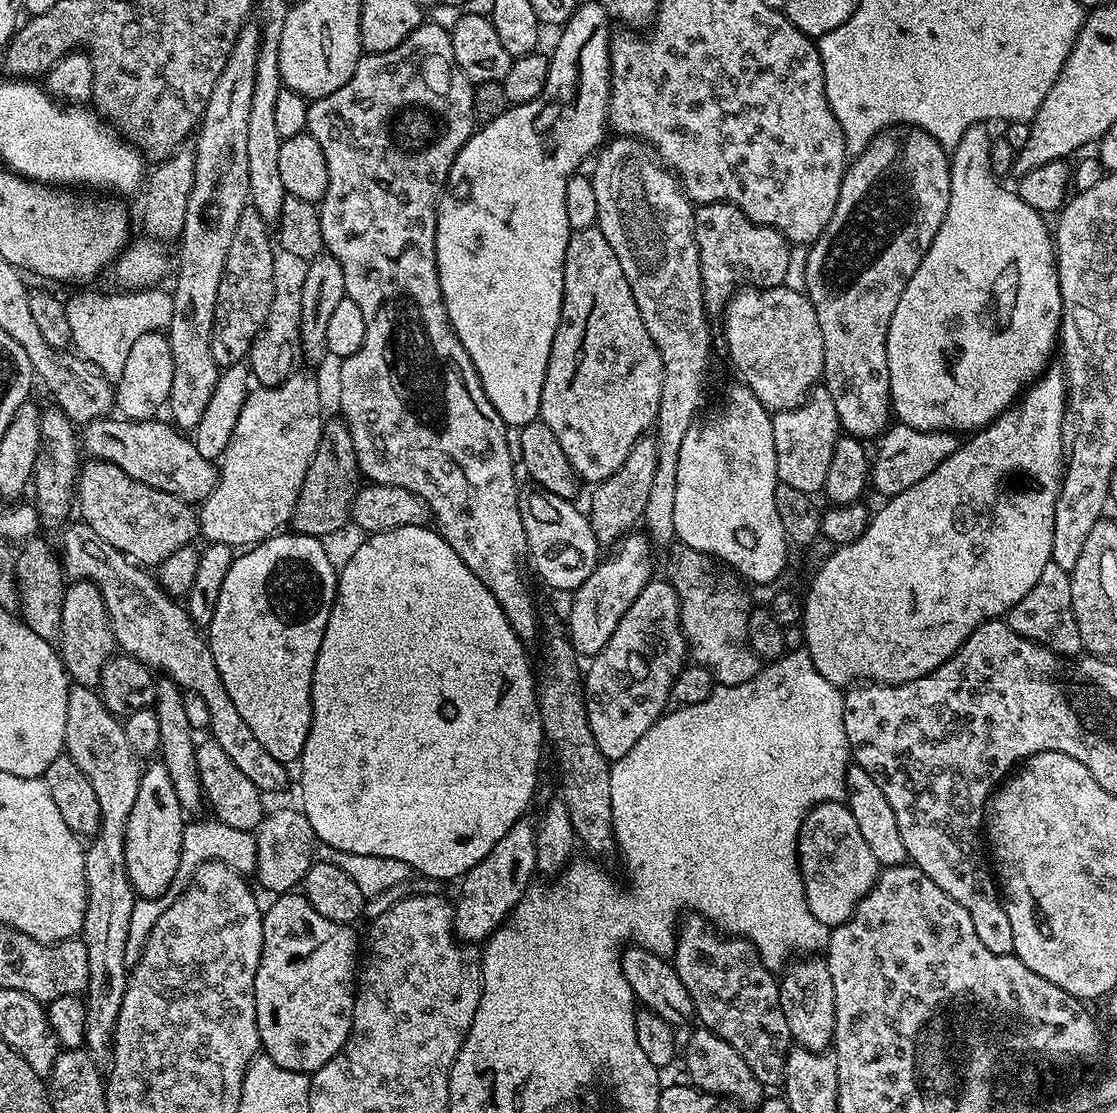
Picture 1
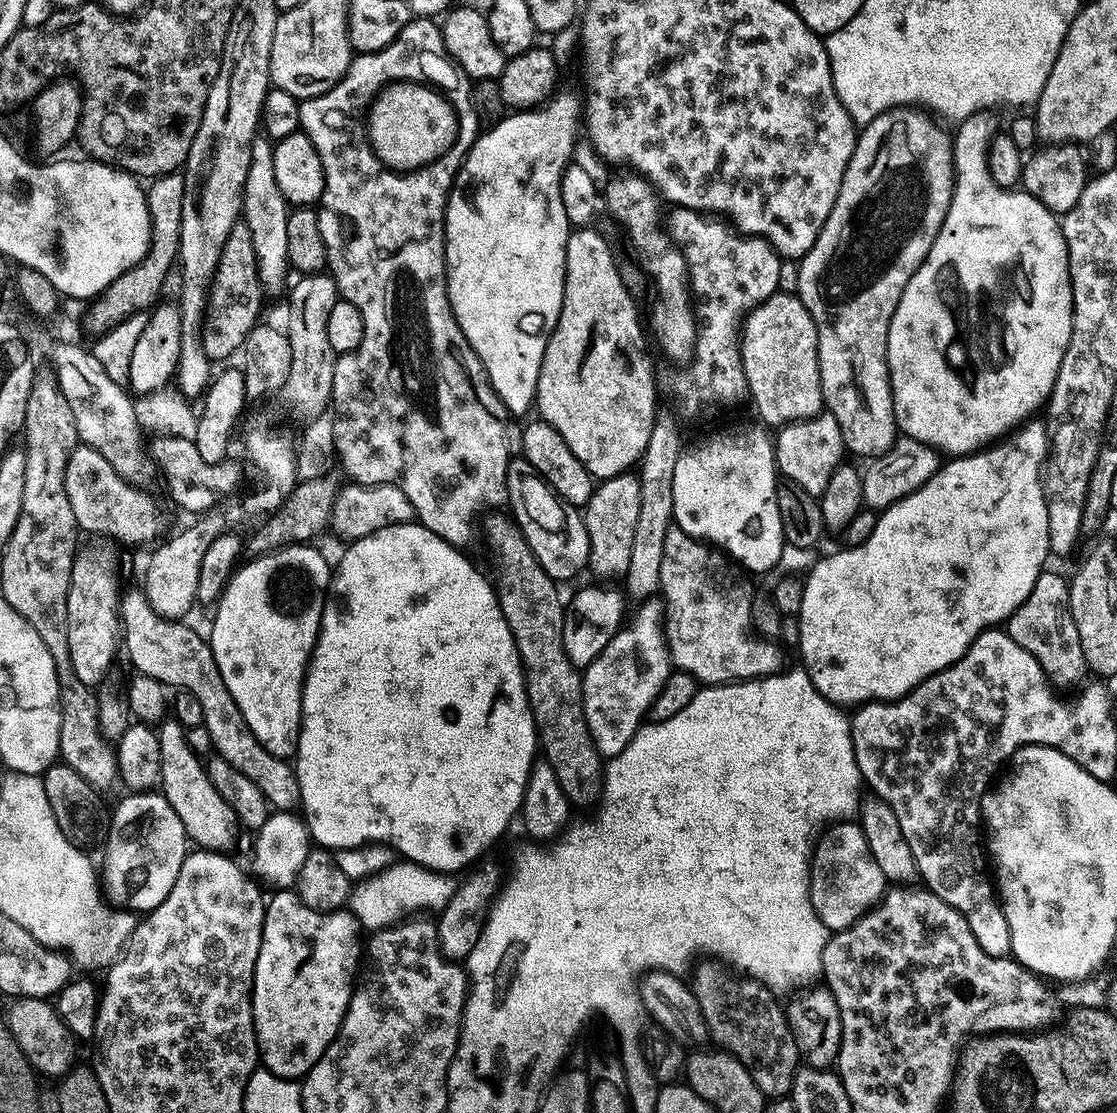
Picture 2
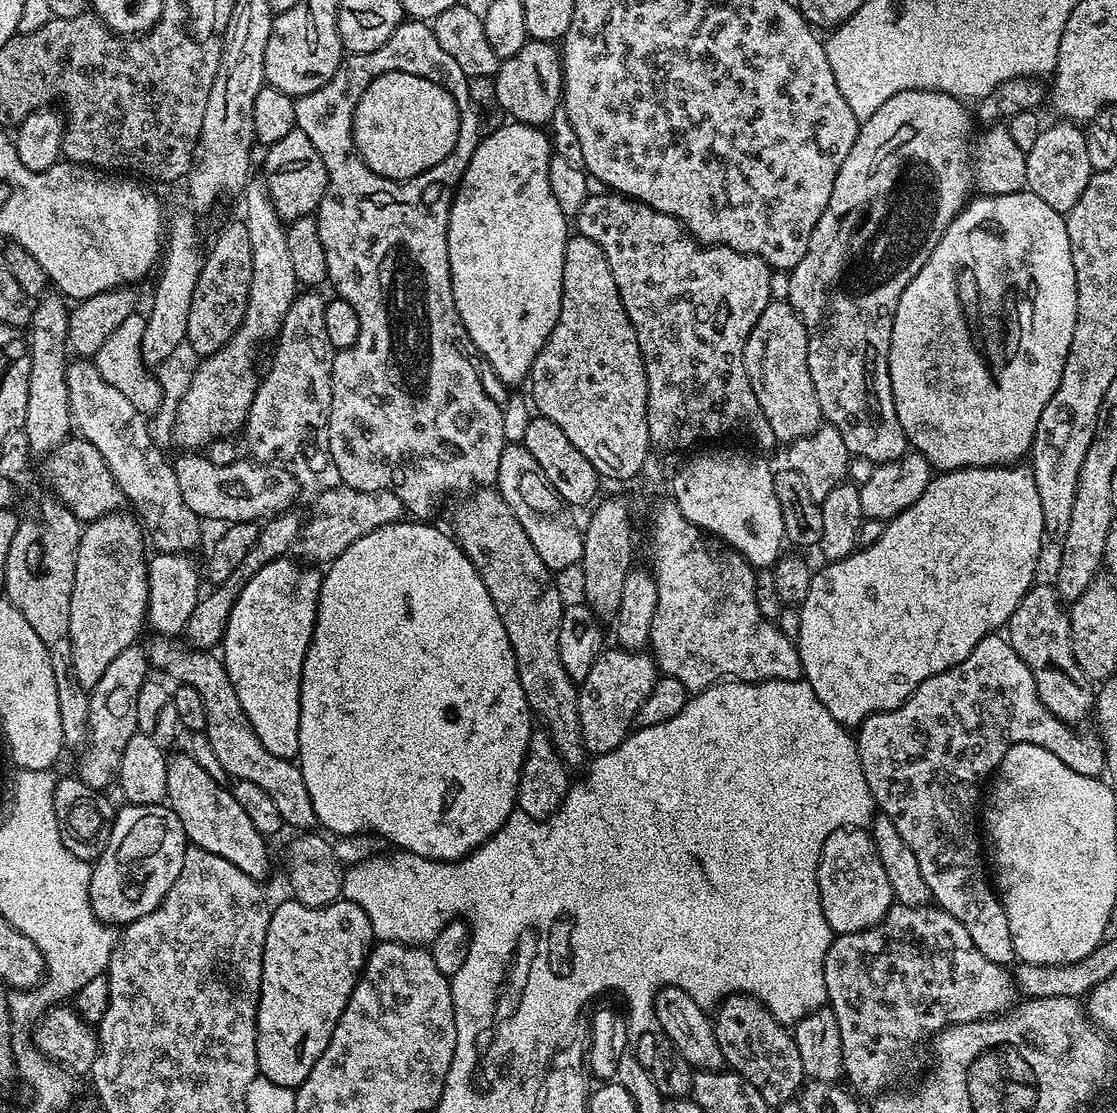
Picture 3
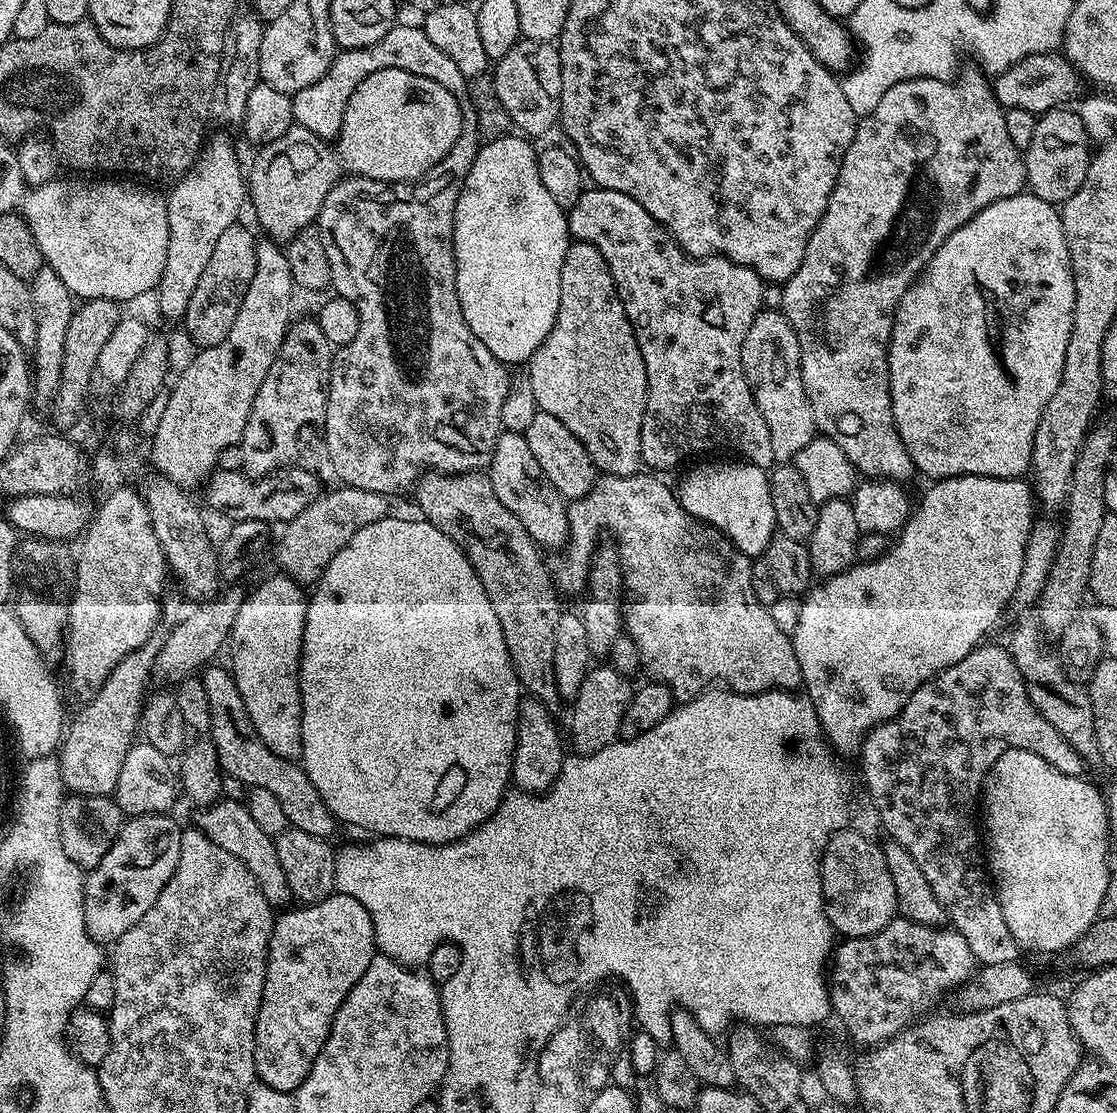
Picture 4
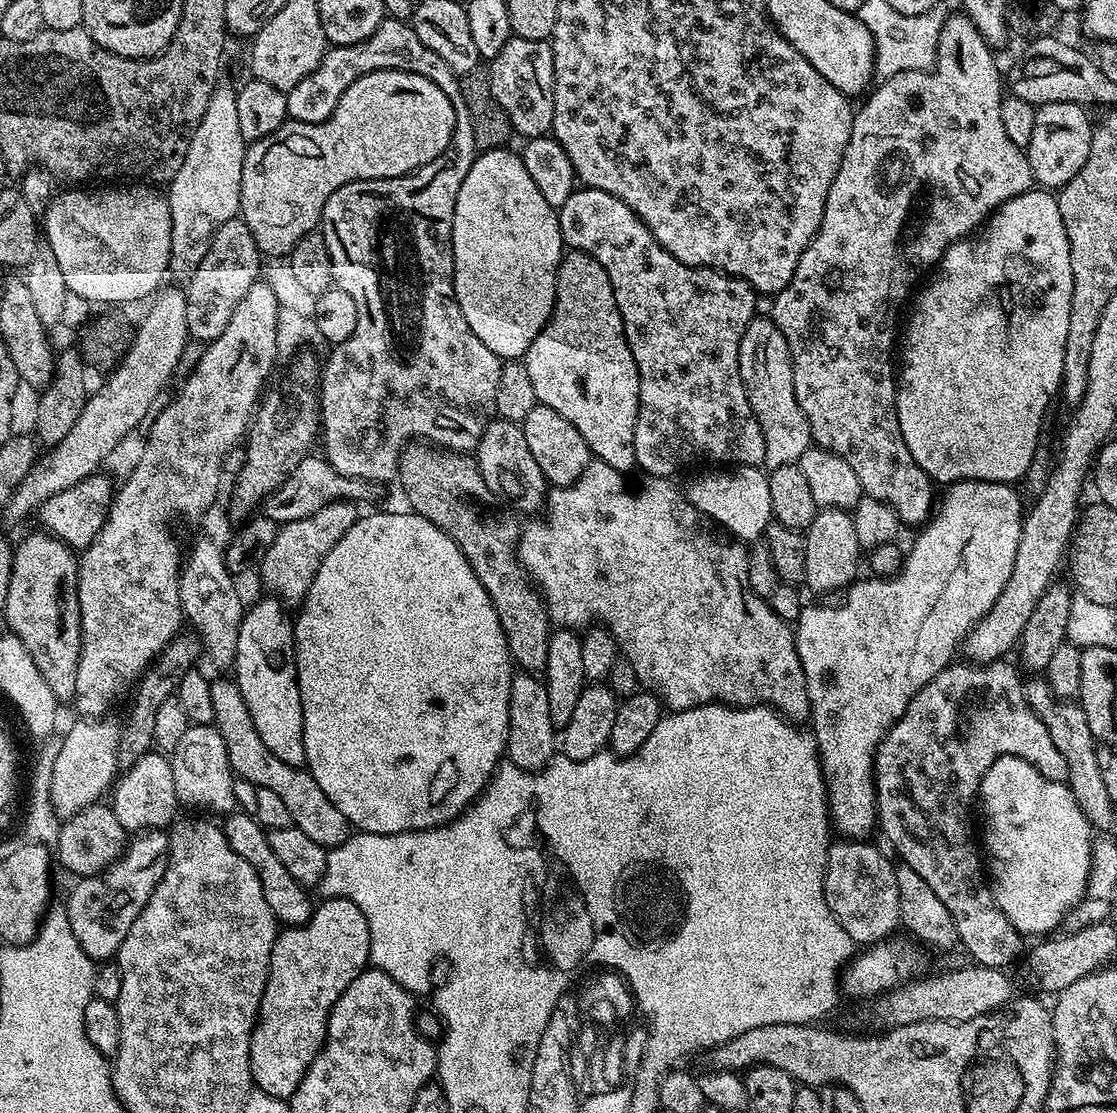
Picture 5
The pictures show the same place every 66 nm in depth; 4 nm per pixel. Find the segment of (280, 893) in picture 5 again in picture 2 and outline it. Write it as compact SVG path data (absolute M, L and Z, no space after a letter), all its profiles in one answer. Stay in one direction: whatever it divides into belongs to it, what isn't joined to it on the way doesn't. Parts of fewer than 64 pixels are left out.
M168 718L159 725L158 728L158 755L162 761L162 770L160 771L159 791L163 792L166 802L174 806L174 814L182 821L182 826L187 832L189 841L193 845L199 846L204 850L223 851L236 840L236 828L238 821L234 810L218 790L214 790L214 782L210 782L208 770L205 761L200 761L198 753L192 749L192 744L188 741L189 733L183 728L179 719Z

